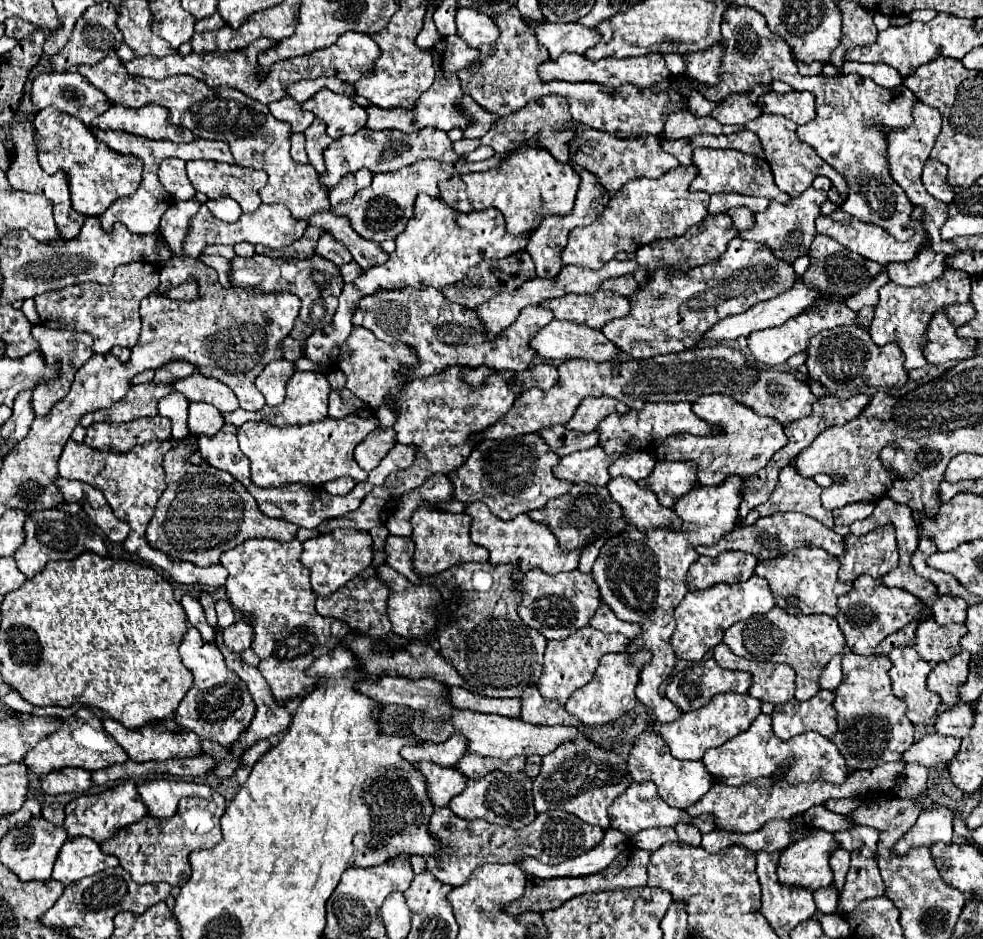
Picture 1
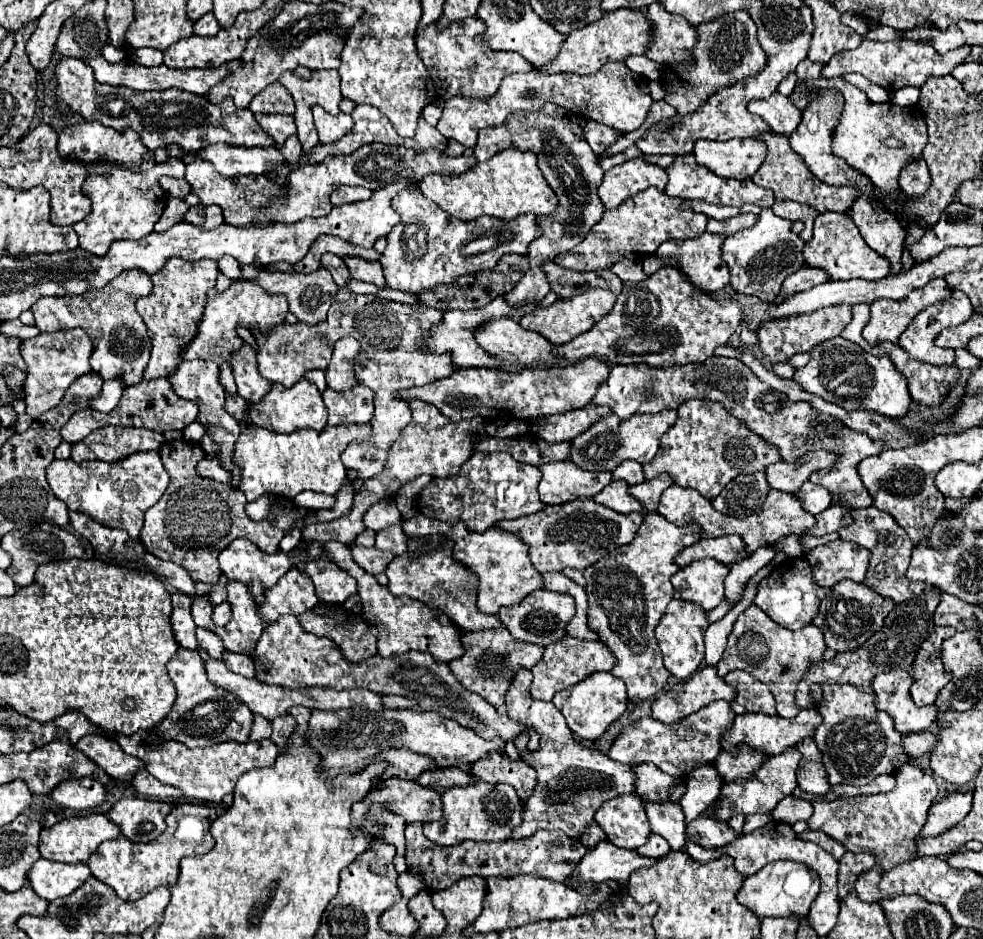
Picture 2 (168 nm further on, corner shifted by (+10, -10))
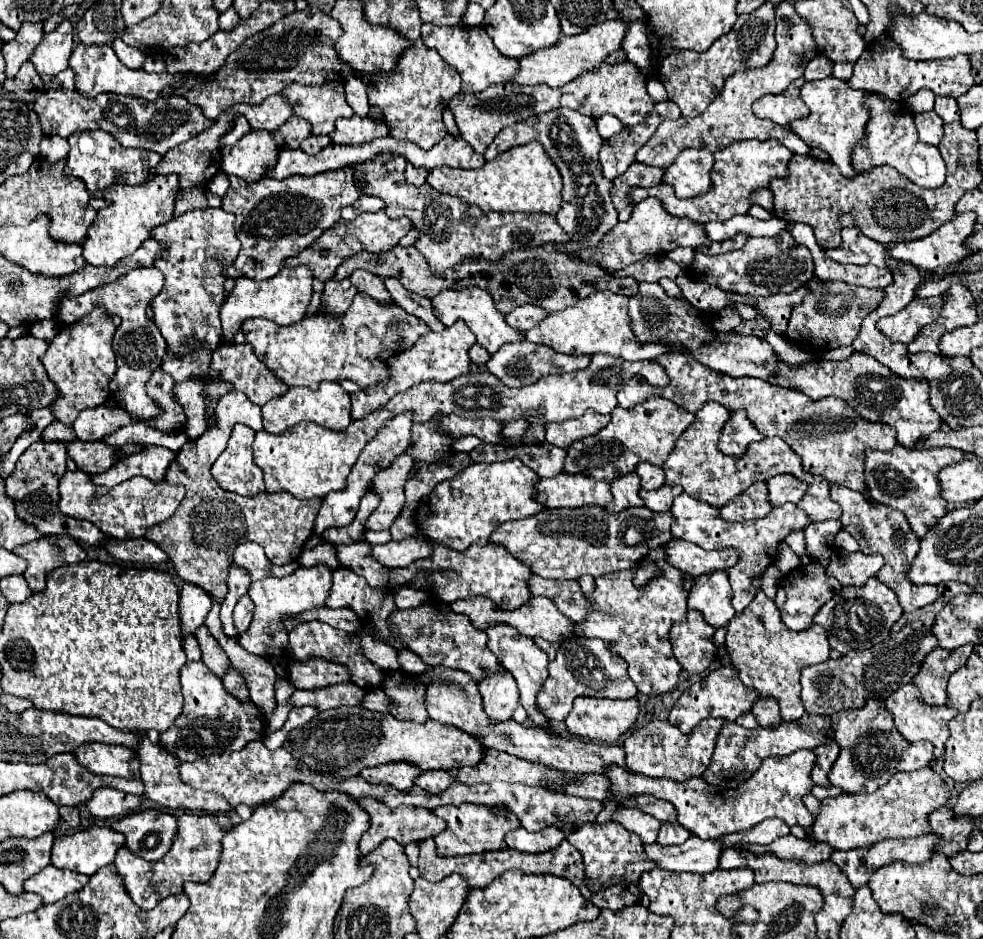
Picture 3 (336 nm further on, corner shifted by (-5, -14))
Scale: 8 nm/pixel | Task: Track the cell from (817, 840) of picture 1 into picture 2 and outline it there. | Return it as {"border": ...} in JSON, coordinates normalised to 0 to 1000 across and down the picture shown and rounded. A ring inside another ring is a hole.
{"border":[[[786,918],[778,922],[778,927],[772,927],[770,931],[760,933],[756,937],[754,948],[750,950],[750,961],[754,961],[764,971],[768,971],[772,980],[776,980],[778,976],[784,978],[809,976],[817,980],[823,973],[831,948],[833,948],[831,931],[827,931],[821,922],[811,922],[811,918]]]}

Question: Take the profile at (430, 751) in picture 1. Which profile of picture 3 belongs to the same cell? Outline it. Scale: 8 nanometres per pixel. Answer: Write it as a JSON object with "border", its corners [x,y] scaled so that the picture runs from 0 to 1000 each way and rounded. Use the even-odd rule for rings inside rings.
{"border":[[[395,812],[391,816],[383,816],[383,818],[372,818],[366,822],[366,826],[372,833],[378,835],[397,835],[401,839],[405,839],[407,843],[413,843],[417,837],[421,837],[423,829],[429,824],[431,820],[423,820],[421,816],[415,816],[413,812]]]}

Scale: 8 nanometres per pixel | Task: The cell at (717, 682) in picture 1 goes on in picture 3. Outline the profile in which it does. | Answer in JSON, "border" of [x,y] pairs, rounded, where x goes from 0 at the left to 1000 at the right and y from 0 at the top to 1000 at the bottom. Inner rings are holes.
{"border":[[[734,709],[732,714],[722,716],[718,722],[714,722],[712,726],[704,728],[686,750],[686,754],[682,756],[682,765],[680,769],[688,775],[692,775],[692,780],[702,782],[702,777],[716,765],[728,763],[728,765],[739,765],[743,769],[747,769],[753,760],[763,758],[765,754],[765,743],[767,743],[767,735],[757,731],[751,724],[751,716],[747,709]]]}

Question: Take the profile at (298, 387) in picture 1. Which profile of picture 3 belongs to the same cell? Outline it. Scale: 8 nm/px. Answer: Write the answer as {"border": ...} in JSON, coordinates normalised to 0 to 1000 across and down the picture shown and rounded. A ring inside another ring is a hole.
{"border":[[[328,407],[323,415],[295,413],[289,422],[277,424],[267,432],[267,445],[269,445],[269,458],[277,462],[287,462],[289,458],[295,458],[305,449],[321,449],[334,458],[350,458],[358,449],[356,420],[350,417],[344,407]]]}

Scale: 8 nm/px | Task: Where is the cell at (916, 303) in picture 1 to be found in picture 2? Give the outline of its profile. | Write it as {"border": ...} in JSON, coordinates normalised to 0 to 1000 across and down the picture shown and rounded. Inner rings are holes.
{"border":[[[949,296],[941,305],[927,309],[921,317],[908,322],[908,319],[892,319],[886,322],[886,341],[878,349],[878,360],[892,368],[900,362],[913,366],[915,358],[919,356],[921,347],[941,328],[949,322],[959,322],[959,317],[965,317],[967,307],[959,296]]]}

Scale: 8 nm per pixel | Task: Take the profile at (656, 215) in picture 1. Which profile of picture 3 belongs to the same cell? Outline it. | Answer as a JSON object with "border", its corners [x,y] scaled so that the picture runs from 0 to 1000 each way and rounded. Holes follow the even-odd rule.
{"border":[[[657,211],[645,219],[645,226],[639,236],[629,236],[612,256],[606,264],[592,268],[592,277],[596,279],[606,279],[612,285],[619,288],[631,288],[637,285],[645,279],[651,279],[655,275],[663,275],[663,271],[680,271],[686,264],[692,262],[722,262],[720,249],[716,249],[716,241],[708,239],[706,234],[700,232],[690,232],[680,226],[675,226],[675,219],[669,211]]]}

